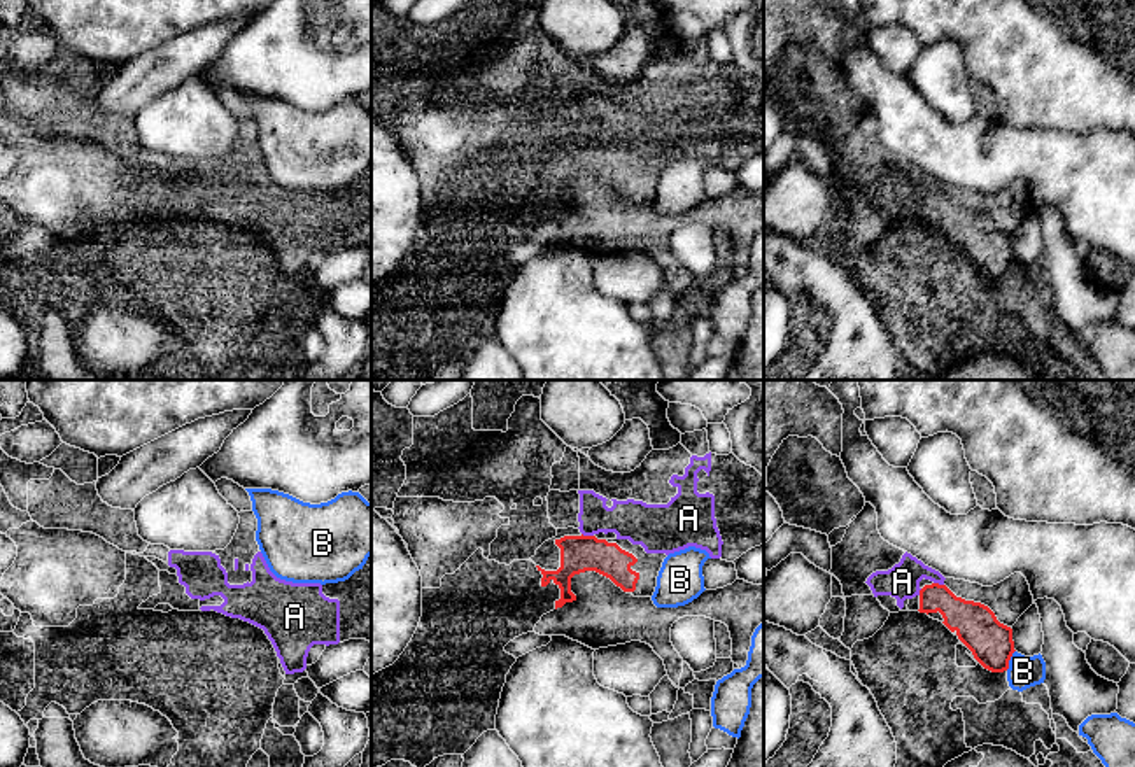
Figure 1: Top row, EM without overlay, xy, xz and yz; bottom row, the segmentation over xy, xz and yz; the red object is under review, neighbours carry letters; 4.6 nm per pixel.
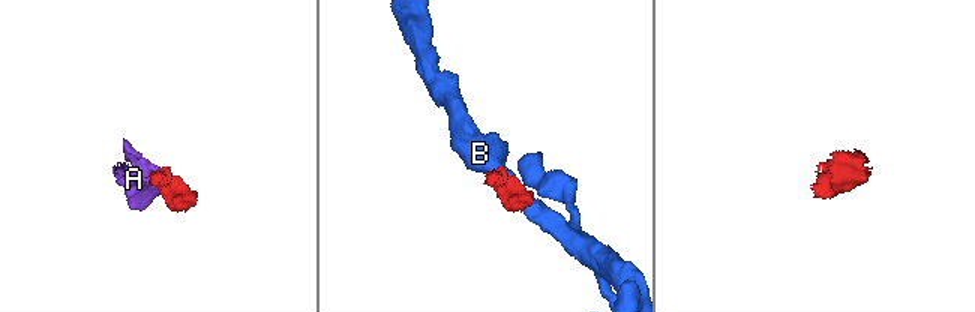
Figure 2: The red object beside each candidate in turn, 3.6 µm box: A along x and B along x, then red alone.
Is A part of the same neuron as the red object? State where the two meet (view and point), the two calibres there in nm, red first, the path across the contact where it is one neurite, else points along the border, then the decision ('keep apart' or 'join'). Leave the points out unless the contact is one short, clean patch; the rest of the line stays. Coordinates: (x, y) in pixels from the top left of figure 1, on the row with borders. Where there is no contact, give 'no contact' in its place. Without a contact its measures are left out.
contact xz (587, 536); calibres 170 and 190 nm; join

